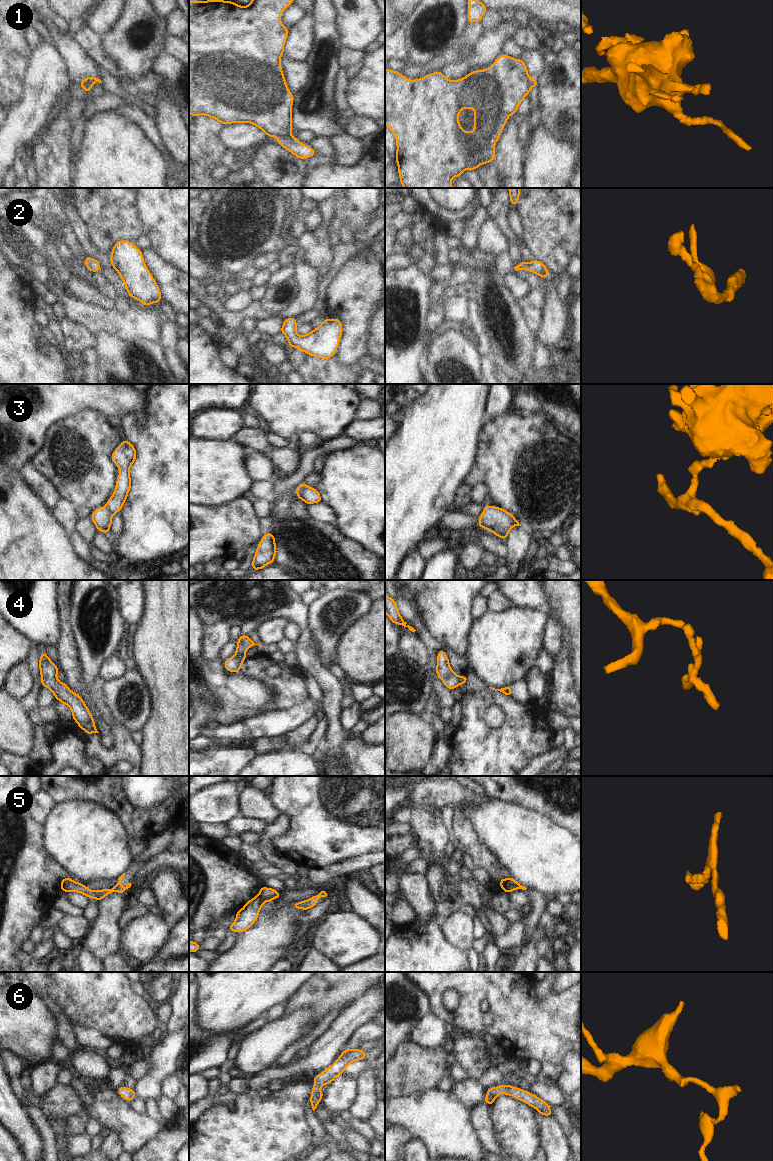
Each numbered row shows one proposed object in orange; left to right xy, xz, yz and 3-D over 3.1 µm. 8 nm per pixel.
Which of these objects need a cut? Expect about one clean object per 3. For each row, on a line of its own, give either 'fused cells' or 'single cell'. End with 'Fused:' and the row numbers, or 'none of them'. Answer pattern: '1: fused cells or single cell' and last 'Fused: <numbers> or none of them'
1: fused cells
2: single cell
3: fused cells
4: single cell
5: fused cells
6: single cell
Fused: 1, 3, 5

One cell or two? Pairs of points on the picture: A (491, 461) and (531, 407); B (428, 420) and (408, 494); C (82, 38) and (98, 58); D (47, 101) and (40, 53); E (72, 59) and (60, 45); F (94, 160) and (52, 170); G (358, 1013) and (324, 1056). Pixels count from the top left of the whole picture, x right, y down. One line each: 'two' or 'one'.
A: two
B: one
C: one
D: one
E: one
F: two
G: one

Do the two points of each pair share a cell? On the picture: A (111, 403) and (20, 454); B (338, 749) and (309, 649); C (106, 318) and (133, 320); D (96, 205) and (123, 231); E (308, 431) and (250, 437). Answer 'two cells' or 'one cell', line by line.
A: one cell
B: one cell
C: one cell
D: one cell
E: two cells

